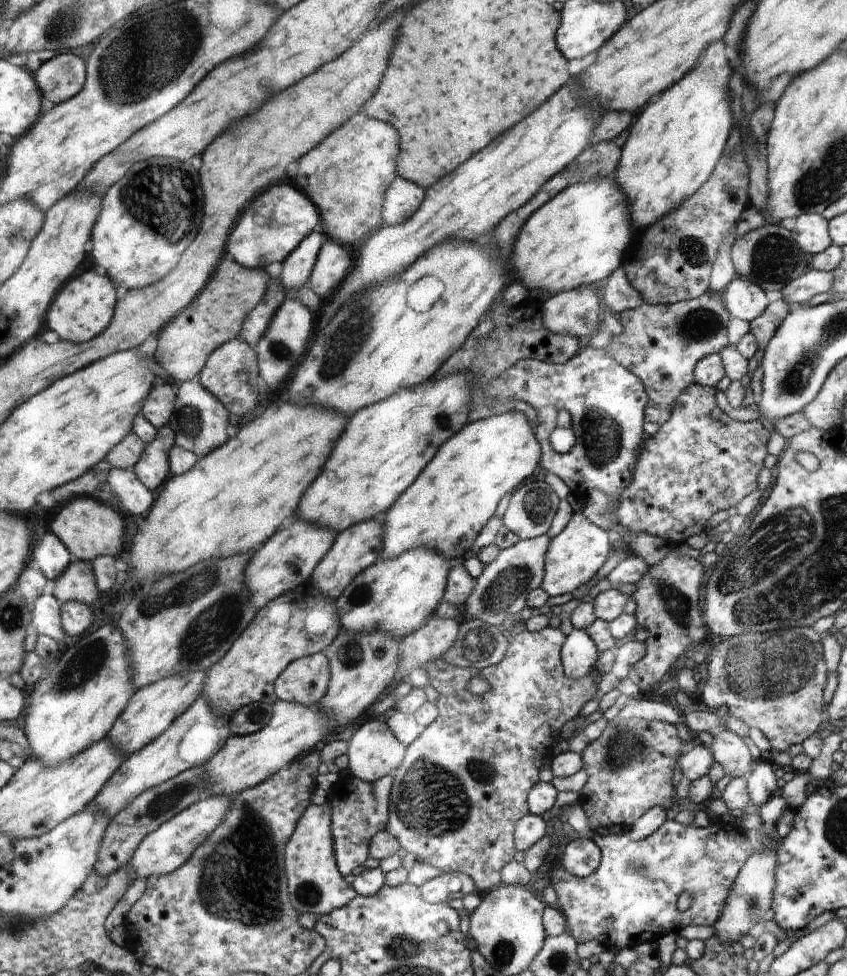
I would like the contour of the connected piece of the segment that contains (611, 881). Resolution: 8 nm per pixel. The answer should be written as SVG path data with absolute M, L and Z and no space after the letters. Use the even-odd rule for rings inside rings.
M719 819L714 820L710 823L710 826L706 826L704 828L697 827L694 824L691 825L683 825L678 823L676 820L667 820L656 830L650 834L650 836L646 836L646 838L638 838L638 840L633 840L628 832L620 835L598 835L593 834L591 839L594 841L594 844L598 846L601 850L601 860L598 868L596 868L595 872L592 872L590 876L586 878L576 878L576 876L572 876L569 872L564 870L564 866L558 865L557 862L552 863L553 867L551 870L551 876L549 878L550 886L554 888L558 898L558 909L562 911L562 914L566 917L568 932L574 937L574 940L577 941L578 944L581 942L588 942L590 940L597 940L605 947L605 949L616 948L617 950L622 948L636 948L640 945L650 943L656 941L662 936L662 934L666 934L666 932L670 932L672 928L680 928L680 926L712 926L718 918L720 918L720 914L722 914L722 910L724 910L724 906L726 904L726 900L728 898L728 894L733 887L733 884L738 878L738 874L740 870L742 870L742 866L746 864L746 860L750 858L750 854L752 854L752 850L750 850L750 842L746 842L744 838L742 838L742 834L736 830L736 828L726 828L726 826L722 826L719 823ZM684 892L688 892L690 896L692 896L692 904L690 908L686 911L680 912L676 907L678 903L678 898L680 898L680 894L684 894Z

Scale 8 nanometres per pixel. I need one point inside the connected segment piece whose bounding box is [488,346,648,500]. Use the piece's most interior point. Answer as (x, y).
(607, 403)

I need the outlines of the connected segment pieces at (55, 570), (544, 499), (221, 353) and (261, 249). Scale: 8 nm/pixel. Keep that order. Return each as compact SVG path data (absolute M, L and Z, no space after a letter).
M50 528L42 532L42 538L39 538L34 561L49 579L56 580L67 572L74 556L62 538Z
M534 479L532 482L524 482L524 486L513 492L508 508L502 516L503 523L522 540L546 535L556 516L560 500L564 499L560 499L560 494L556 494L556 490L553 490L548 482Z
M241 337L230 340L211 354L207 368L201 373L201 382L204 386L217 394L234 416L248 414L260 402L258 396L260 396L261 374L258 374L259 360L256 360L256 353Z
M272 186L248 205L248 214L244 214L244 222L236 226L236 234L232 234L232 242L228 244L228 252L234 254L240 266L257 269L265 268L270 262L284 262L286 257L306 238L316 224L320 222L315 203L302 192L292 186Z

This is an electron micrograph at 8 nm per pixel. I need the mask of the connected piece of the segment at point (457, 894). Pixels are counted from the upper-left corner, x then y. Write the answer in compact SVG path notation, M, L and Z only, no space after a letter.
M440 873L420 886L423 898L429 903L450 902L476 893L475 882L464 873Z

